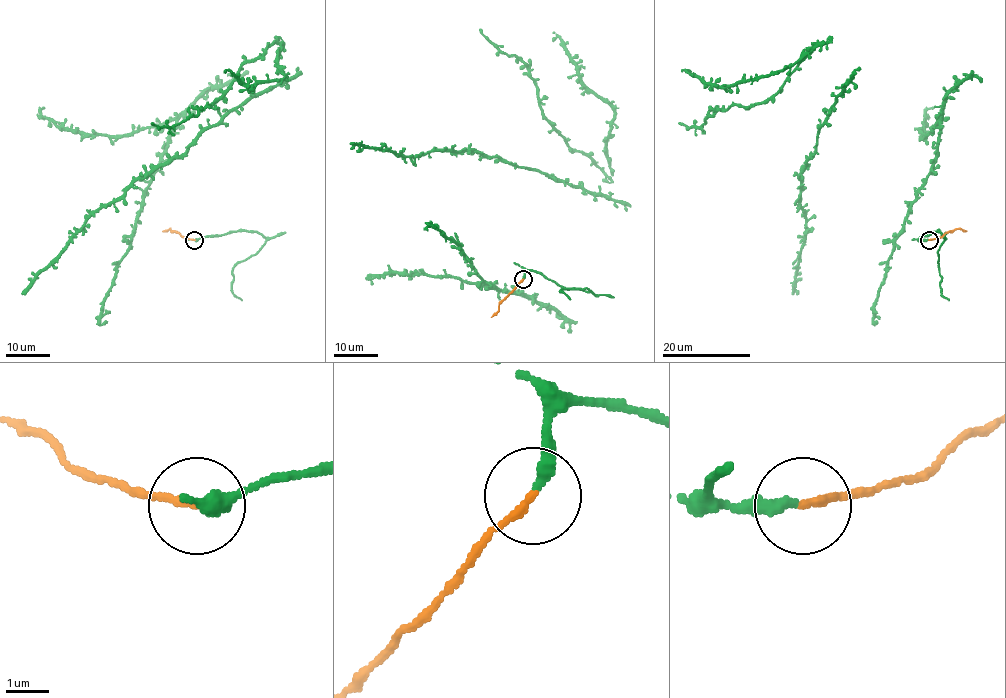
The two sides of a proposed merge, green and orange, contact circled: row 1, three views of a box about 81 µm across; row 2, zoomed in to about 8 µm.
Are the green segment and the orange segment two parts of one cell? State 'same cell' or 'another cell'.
same cell

